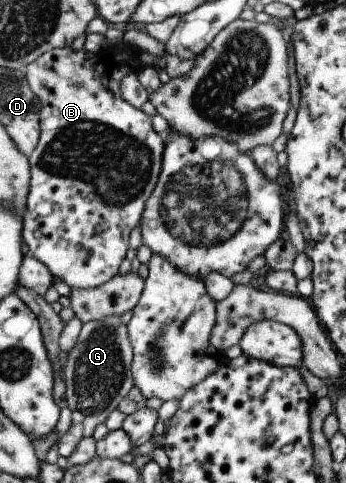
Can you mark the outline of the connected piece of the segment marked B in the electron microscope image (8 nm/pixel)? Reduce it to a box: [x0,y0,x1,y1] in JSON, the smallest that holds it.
[24,46,167,289]

